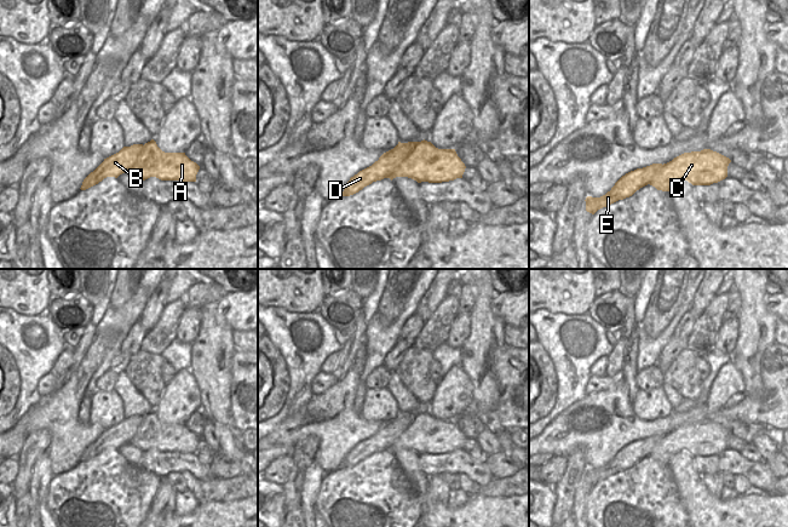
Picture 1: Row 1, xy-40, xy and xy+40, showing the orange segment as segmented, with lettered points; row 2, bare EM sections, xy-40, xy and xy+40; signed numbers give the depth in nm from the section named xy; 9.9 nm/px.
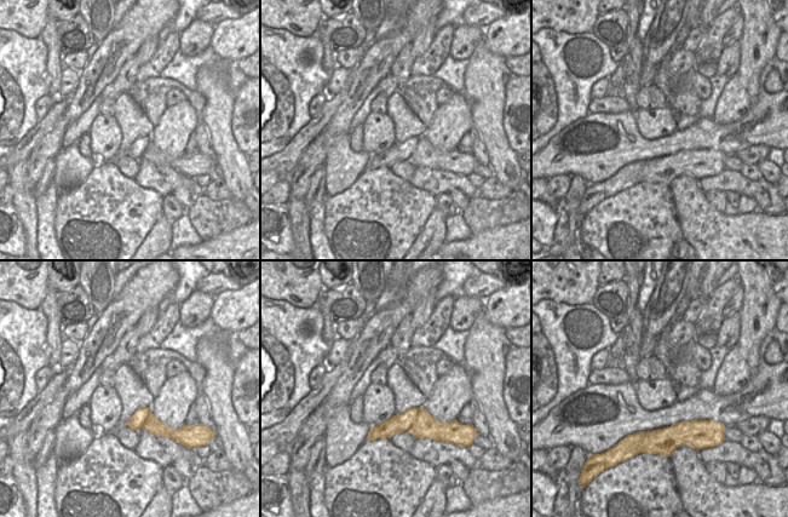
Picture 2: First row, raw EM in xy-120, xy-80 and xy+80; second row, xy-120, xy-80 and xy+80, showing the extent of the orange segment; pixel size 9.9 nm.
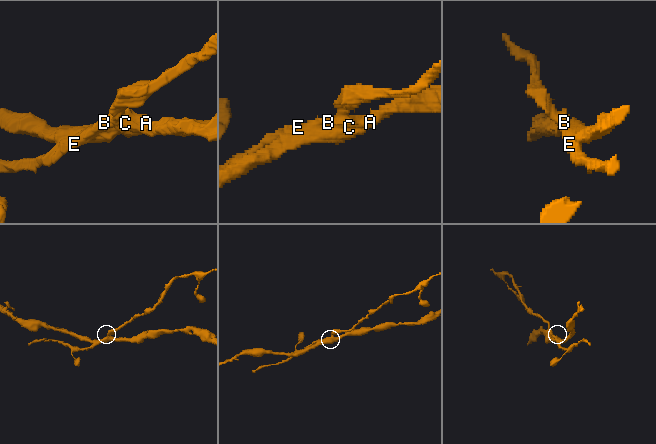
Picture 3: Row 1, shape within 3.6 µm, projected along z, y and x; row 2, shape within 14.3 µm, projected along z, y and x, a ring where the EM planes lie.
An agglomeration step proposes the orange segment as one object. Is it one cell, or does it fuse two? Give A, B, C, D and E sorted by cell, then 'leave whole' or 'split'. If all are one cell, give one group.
A C / B D E | split

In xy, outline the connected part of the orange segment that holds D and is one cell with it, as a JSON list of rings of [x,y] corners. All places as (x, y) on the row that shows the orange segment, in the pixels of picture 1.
[[[415,142],[401,143],[384,153],[372,166],[360,171],[346,183],[341,196],[350,196],[373,182],[390,178],[393,171],[409,156]]]

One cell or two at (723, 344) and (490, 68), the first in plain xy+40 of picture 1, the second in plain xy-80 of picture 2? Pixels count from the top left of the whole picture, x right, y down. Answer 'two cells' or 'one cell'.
two cells

